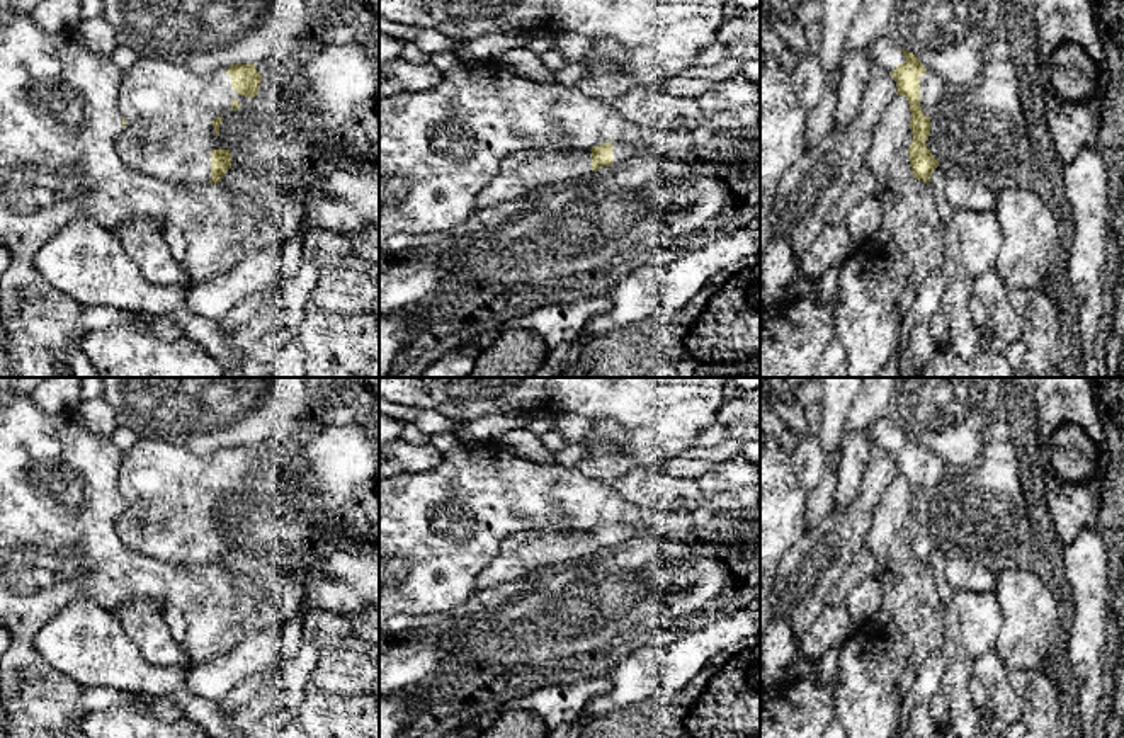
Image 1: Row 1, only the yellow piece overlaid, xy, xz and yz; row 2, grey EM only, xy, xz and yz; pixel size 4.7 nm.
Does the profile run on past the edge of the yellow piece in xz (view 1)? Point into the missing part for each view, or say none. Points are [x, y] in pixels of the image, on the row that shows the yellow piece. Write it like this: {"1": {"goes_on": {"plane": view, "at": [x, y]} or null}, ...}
{"1": {"goes_on": {"plane": "xz", "at": [521, 172]}}}

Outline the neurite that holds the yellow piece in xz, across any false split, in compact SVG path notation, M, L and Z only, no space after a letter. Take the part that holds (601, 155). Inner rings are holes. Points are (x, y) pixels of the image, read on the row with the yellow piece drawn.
M612 143L587 150L524 150L507 156L493 180L480 192L476 209L525 199L542 185L576 180L602 167L612 167Z

